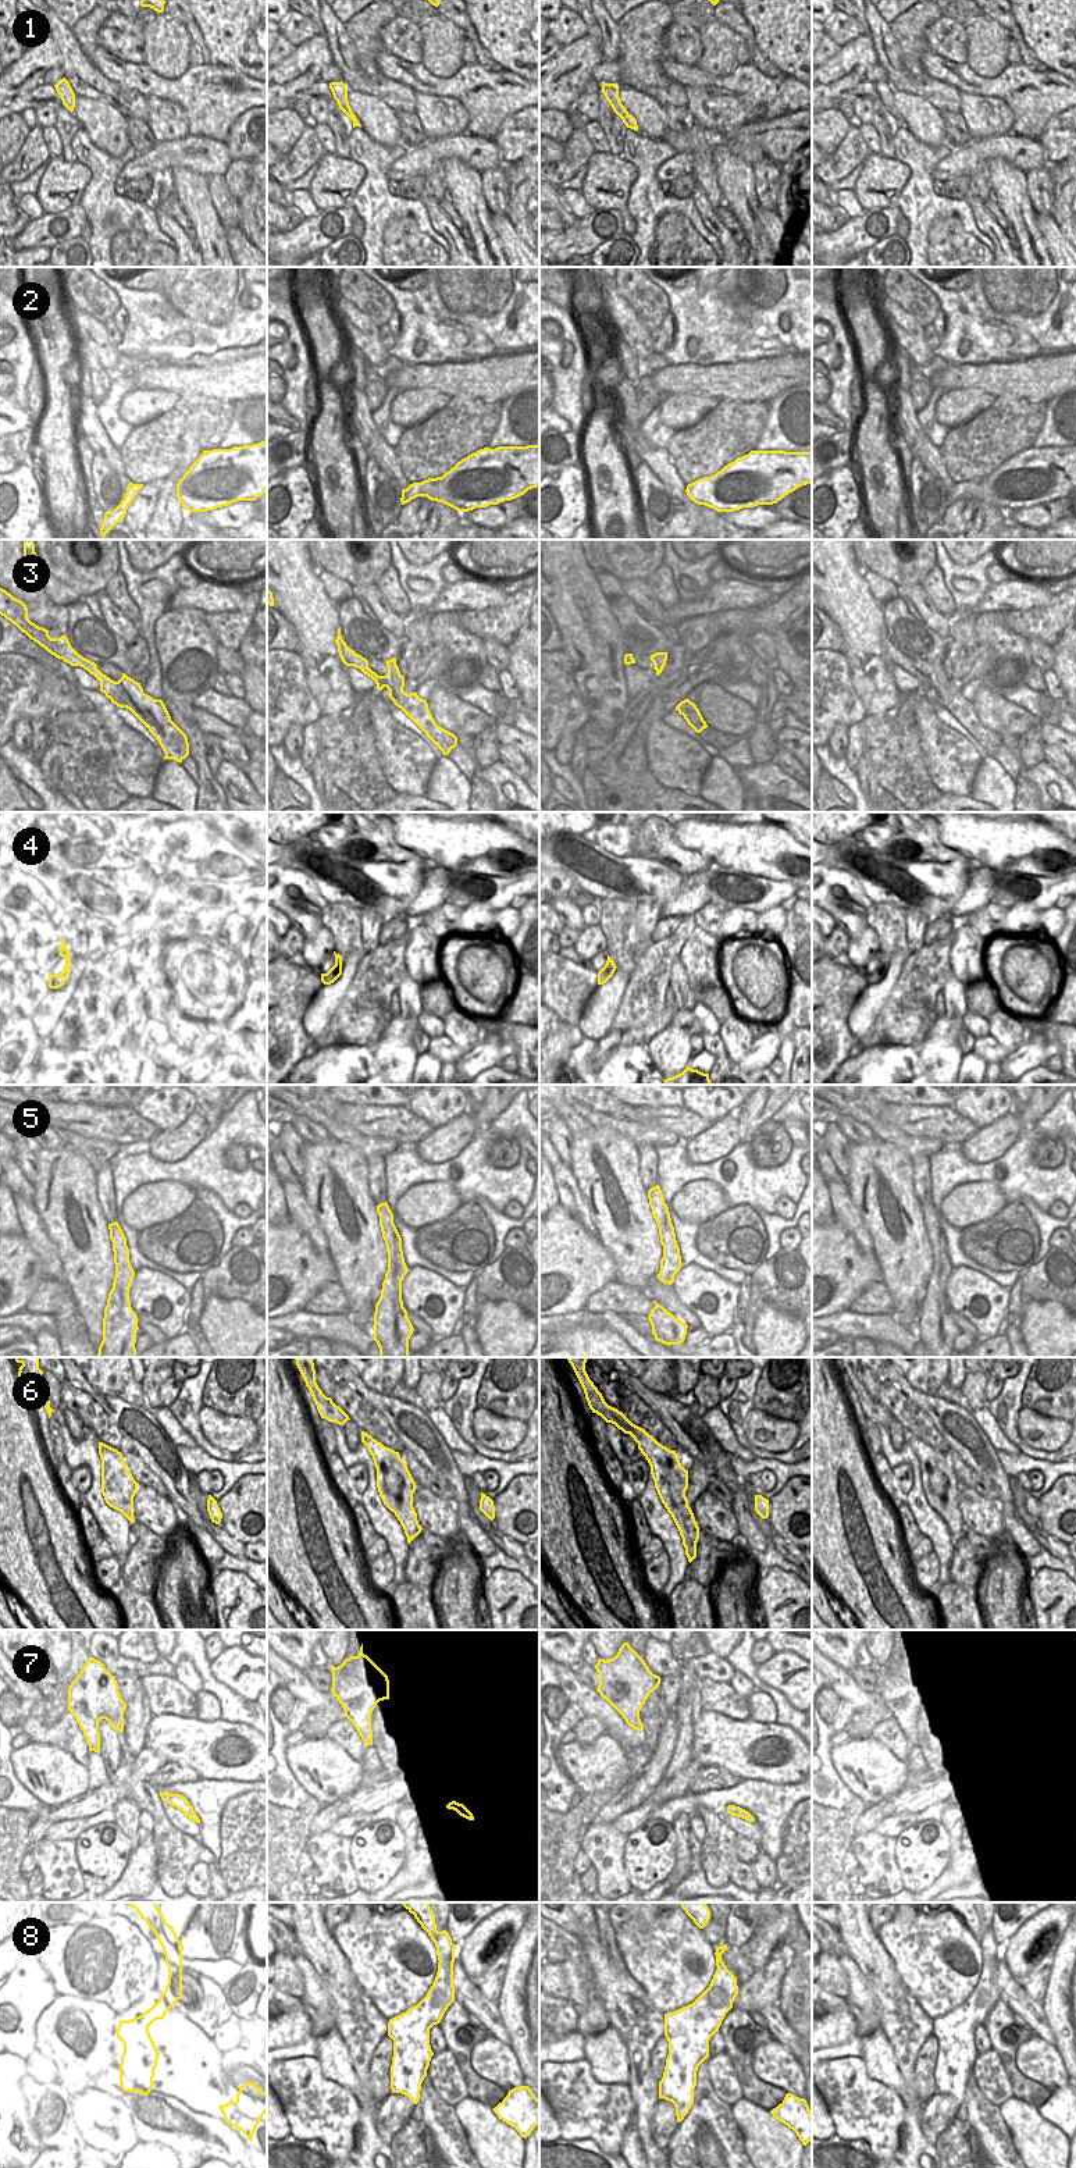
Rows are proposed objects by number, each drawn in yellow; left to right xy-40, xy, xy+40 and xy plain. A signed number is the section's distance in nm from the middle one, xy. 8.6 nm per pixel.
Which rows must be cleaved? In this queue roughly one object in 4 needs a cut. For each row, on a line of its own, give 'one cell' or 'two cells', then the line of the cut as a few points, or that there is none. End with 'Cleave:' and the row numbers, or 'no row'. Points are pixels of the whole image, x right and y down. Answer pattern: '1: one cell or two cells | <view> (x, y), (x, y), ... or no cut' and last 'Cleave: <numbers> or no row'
1: one cell | no cut
2: one cell | no cut
3: one cell | no cut
4: one cell | no cut
5: one cell | no cut
6: one cell | no cut
7: one cell | no cut
8: two cells | xy-40 (170, 1964), (181, 1997)
Cleave: 8

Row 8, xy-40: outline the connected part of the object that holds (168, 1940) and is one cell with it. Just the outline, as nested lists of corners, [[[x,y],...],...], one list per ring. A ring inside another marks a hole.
[[[128,1902],[147,1926],[154,1932],[163,1952],[165,1955],[167,1966],[172,1966],[175,1977],[179,1983],[181,1998],[182,1998],[182,1950],[184,1945],[179,1941],[174,1927],[170,1926],[156,1902]]]

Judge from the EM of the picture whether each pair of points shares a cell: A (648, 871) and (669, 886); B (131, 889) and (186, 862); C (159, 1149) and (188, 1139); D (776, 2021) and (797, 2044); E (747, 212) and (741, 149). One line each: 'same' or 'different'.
A: same
B: different
C: same
D: same
E: different

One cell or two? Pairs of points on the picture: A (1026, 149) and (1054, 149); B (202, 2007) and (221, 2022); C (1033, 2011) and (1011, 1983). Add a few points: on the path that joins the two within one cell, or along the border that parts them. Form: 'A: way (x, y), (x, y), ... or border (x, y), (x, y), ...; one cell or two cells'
A: border (1037, 139), (1047, 160); two cells
B: way (206, 2007), (217, 2018); one cell
C: way (1026, 2005), (1011, 1990); one cell

